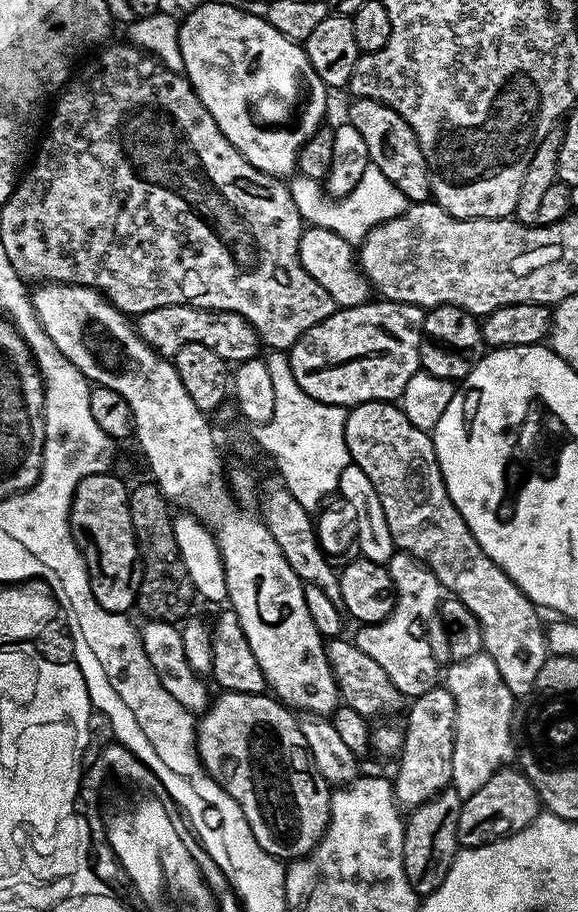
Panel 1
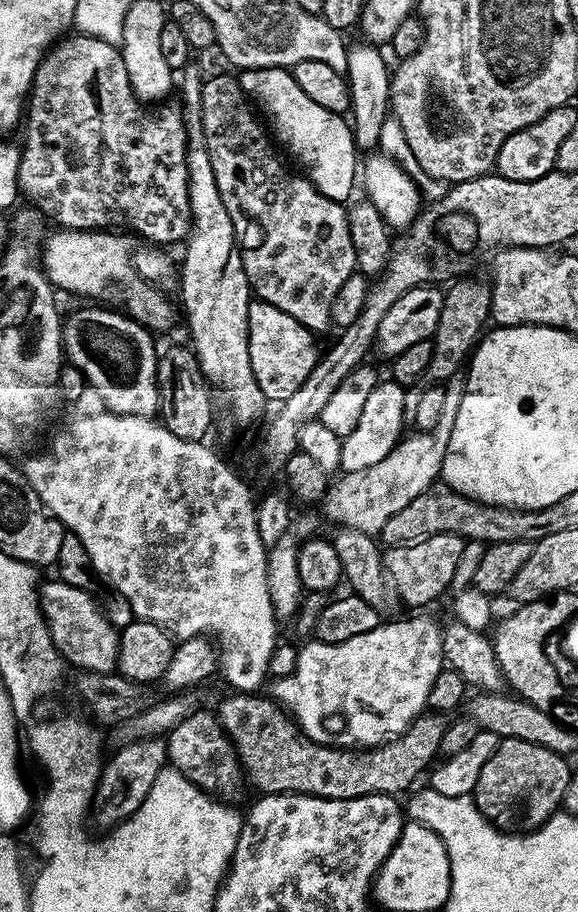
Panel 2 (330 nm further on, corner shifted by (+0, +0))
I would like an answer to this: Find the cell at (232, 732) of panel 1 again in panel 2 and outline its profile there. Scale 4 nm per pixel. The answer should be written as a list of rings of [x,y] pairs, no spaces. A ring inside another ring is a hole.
[[[203,710],[192,712],[190,718],[178,722],[178,726],[174,726],[172,731],[167,733],[166,745],[167,763],[177,768],[194,786],[213,797],[232,796],[240,780],[242,784],[240,759],[236,757],[232,739],[225,734],[223,726],[213,713],[211,716]]]

